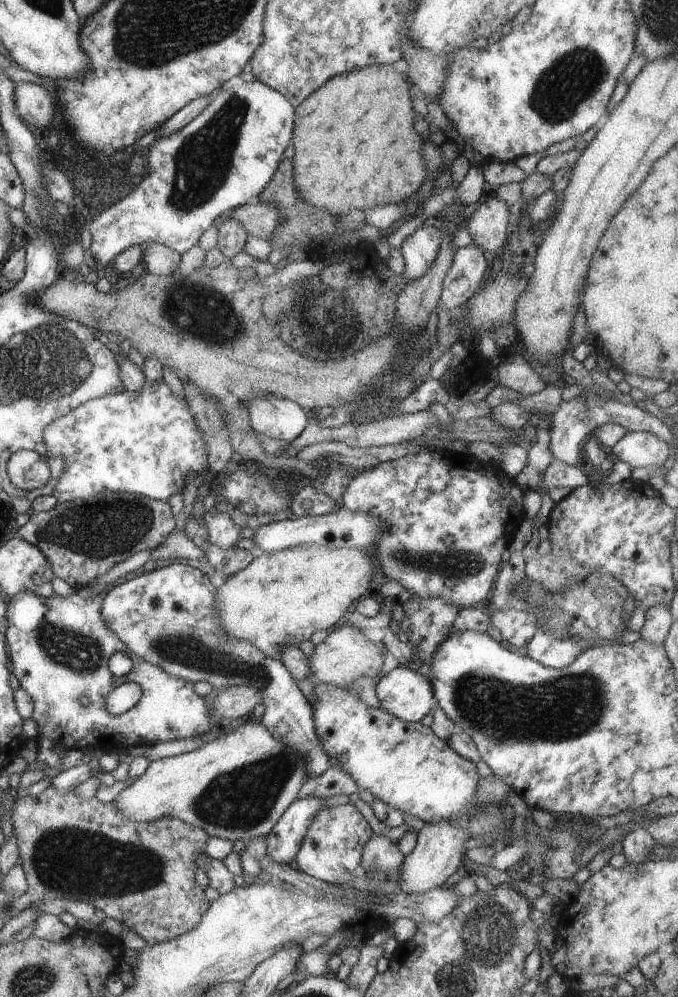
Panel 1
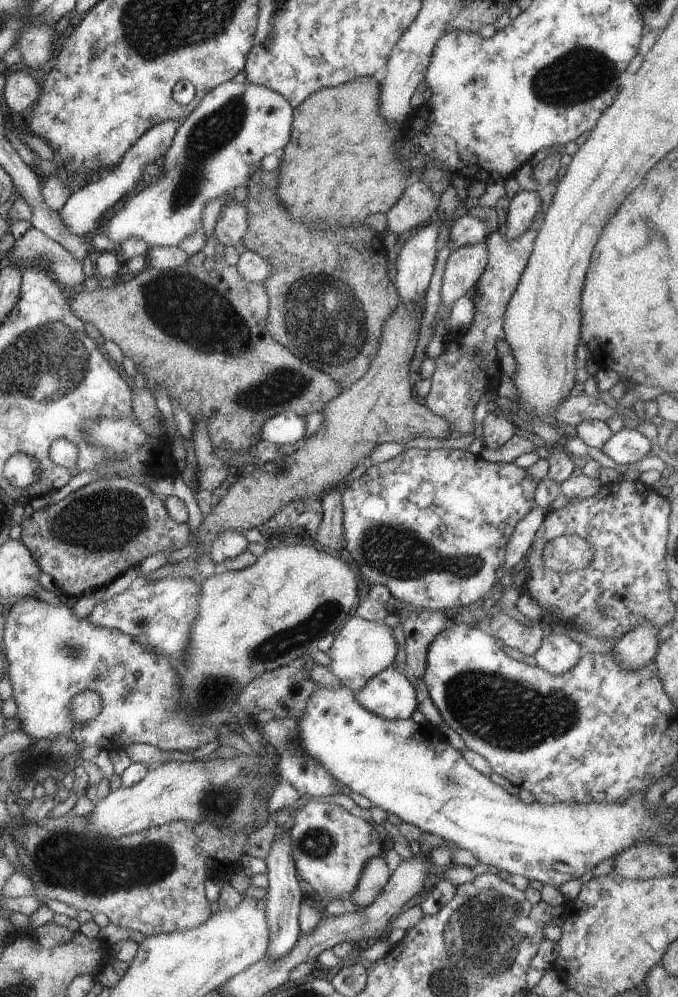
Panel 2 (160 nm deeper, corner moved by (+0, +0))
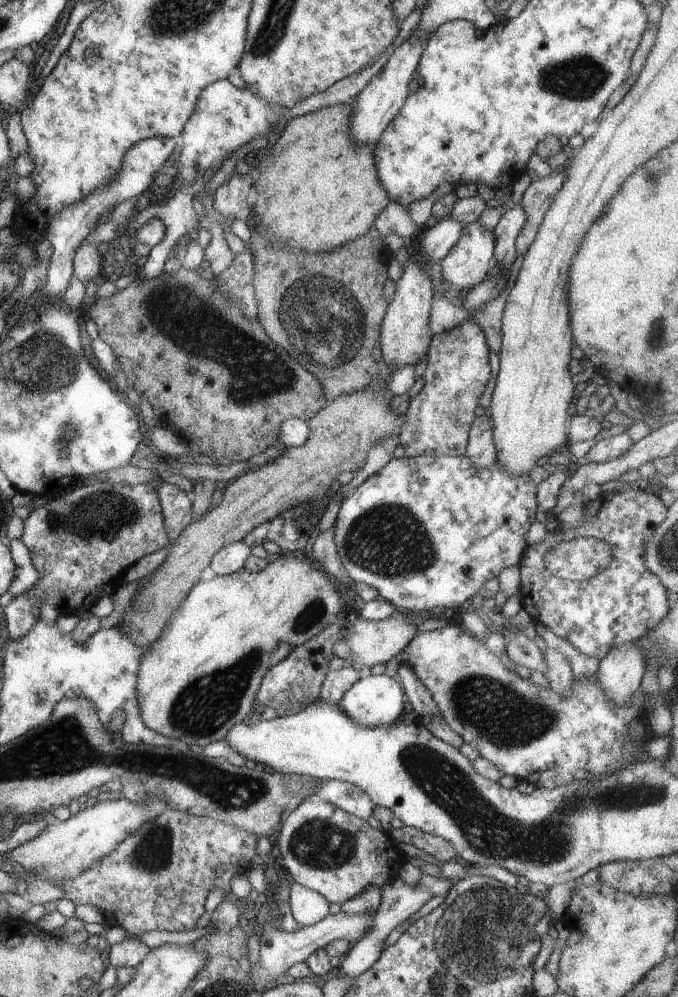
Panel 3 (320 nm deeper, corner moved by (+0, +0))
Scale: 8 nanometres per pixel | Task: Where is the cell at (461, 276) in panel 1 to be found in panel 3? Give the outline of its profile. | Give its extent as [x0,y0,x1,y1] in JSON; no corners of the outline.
[439,221,497,290]

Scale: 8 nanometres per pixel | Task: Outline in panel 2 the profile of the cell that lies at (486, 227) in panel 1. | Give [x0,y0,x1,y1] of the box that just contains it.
[448,211,490,251]

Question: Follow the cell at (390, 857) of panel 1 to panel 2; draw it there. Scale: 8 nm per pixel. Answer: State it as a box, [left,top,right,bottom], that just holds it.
[353,856,391,906]

